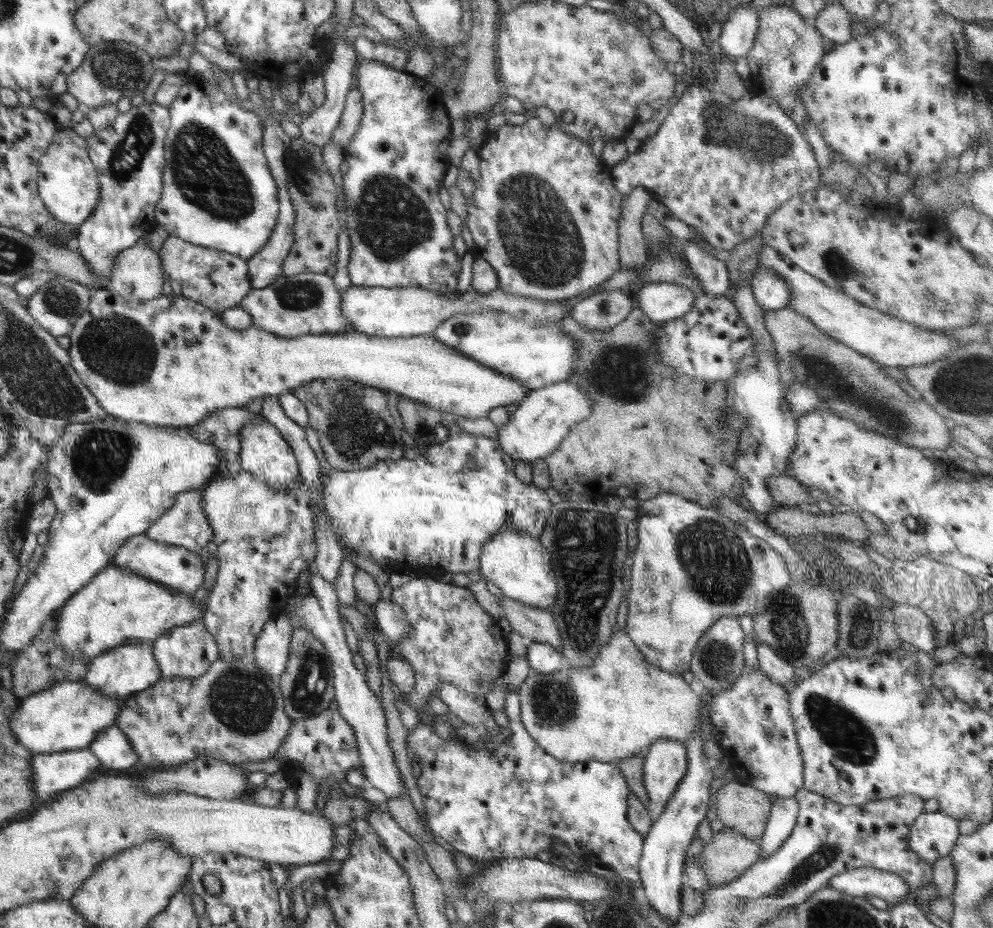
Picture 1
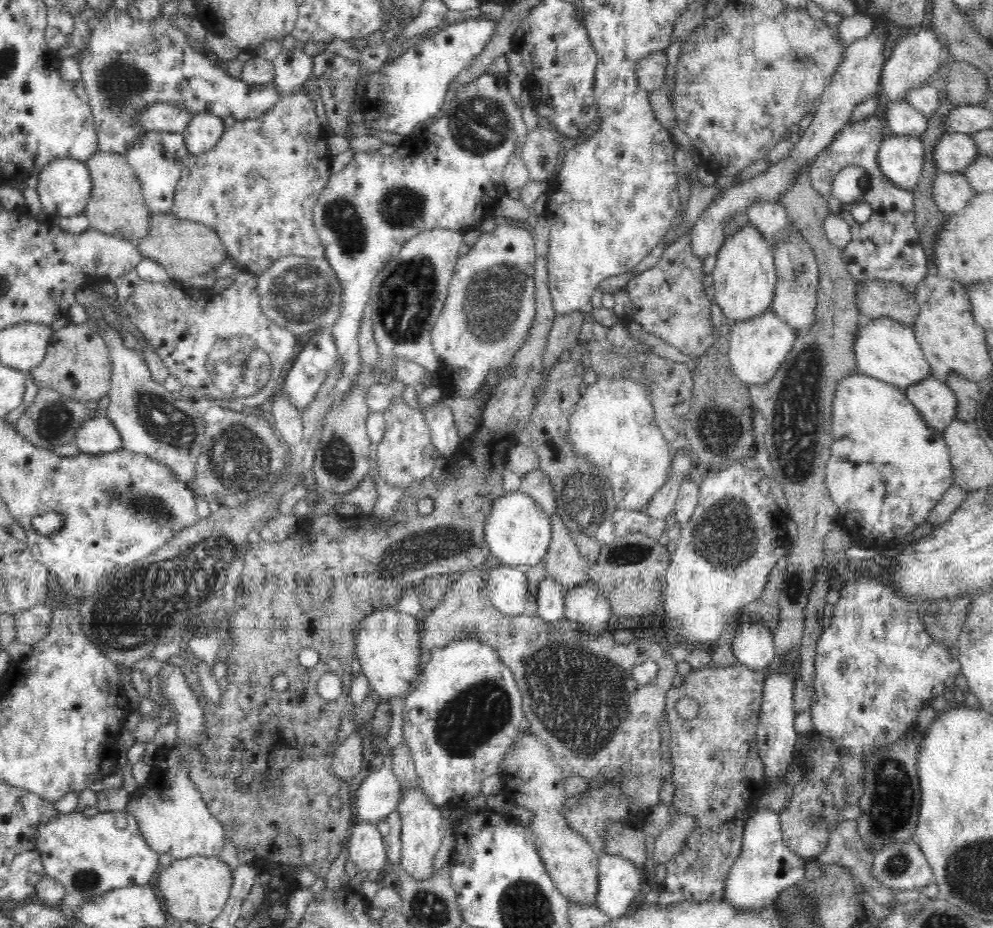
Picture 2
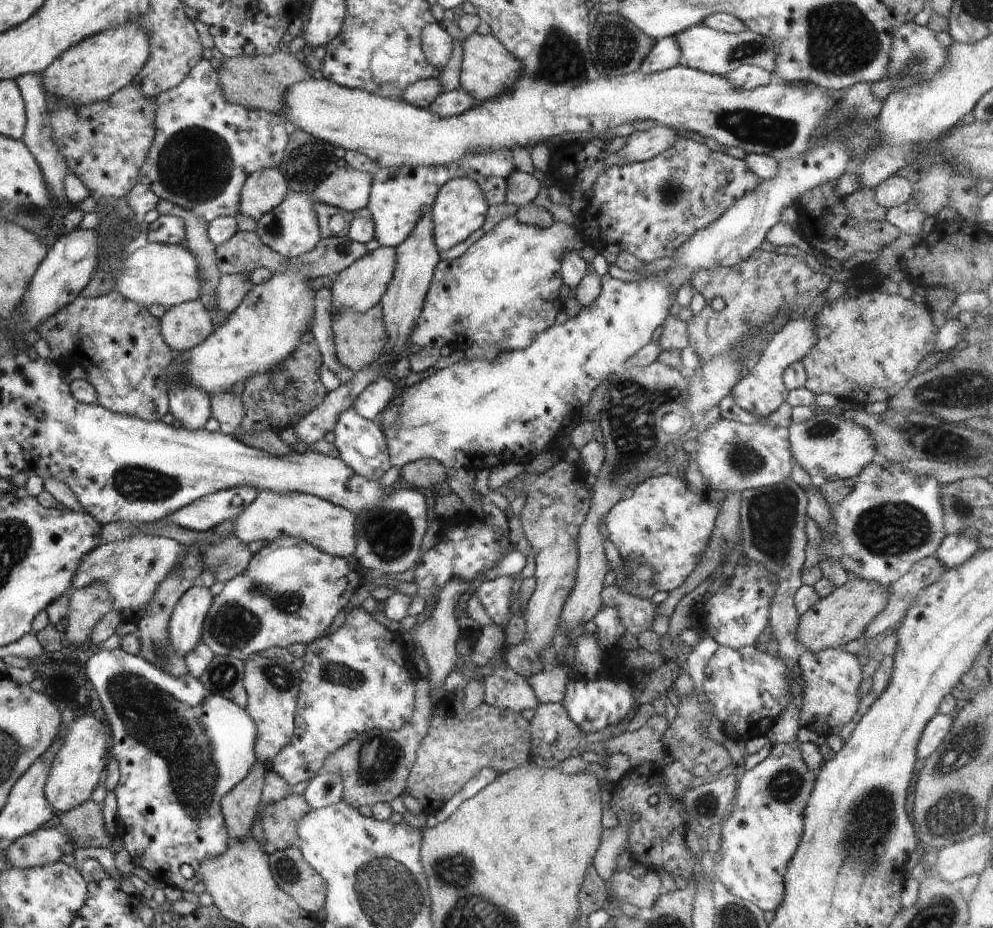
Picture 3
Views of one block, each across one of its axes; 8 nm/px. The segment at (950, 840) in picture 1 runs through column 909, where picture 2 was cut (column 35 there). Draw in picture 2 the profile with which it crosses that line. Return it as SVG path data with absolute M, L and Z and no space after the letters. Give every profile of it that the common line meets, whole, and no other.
M72 812L38 826L35 841L44 872L65 888L61 904L72 911L110 890L147 885L160 871L159 855L144 841L136 817L124 812L99 812L86 817Z

